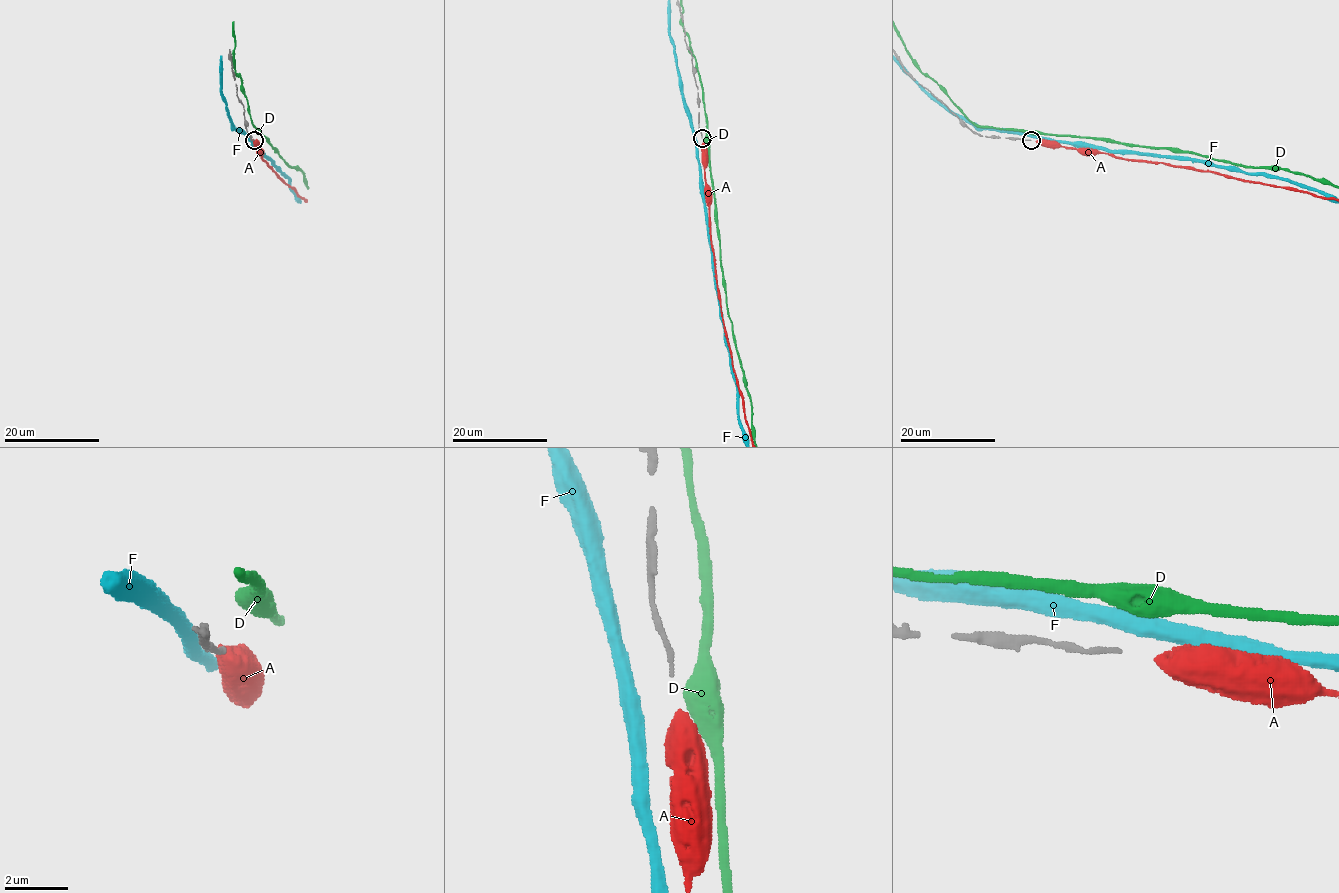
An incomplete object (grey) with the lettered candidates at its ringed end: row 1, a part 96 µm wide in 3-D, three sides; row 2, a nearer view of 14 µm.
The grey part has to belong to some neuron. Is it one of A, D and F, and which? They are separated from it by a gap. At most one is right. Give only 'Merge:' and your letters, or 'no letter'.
Merge: A

